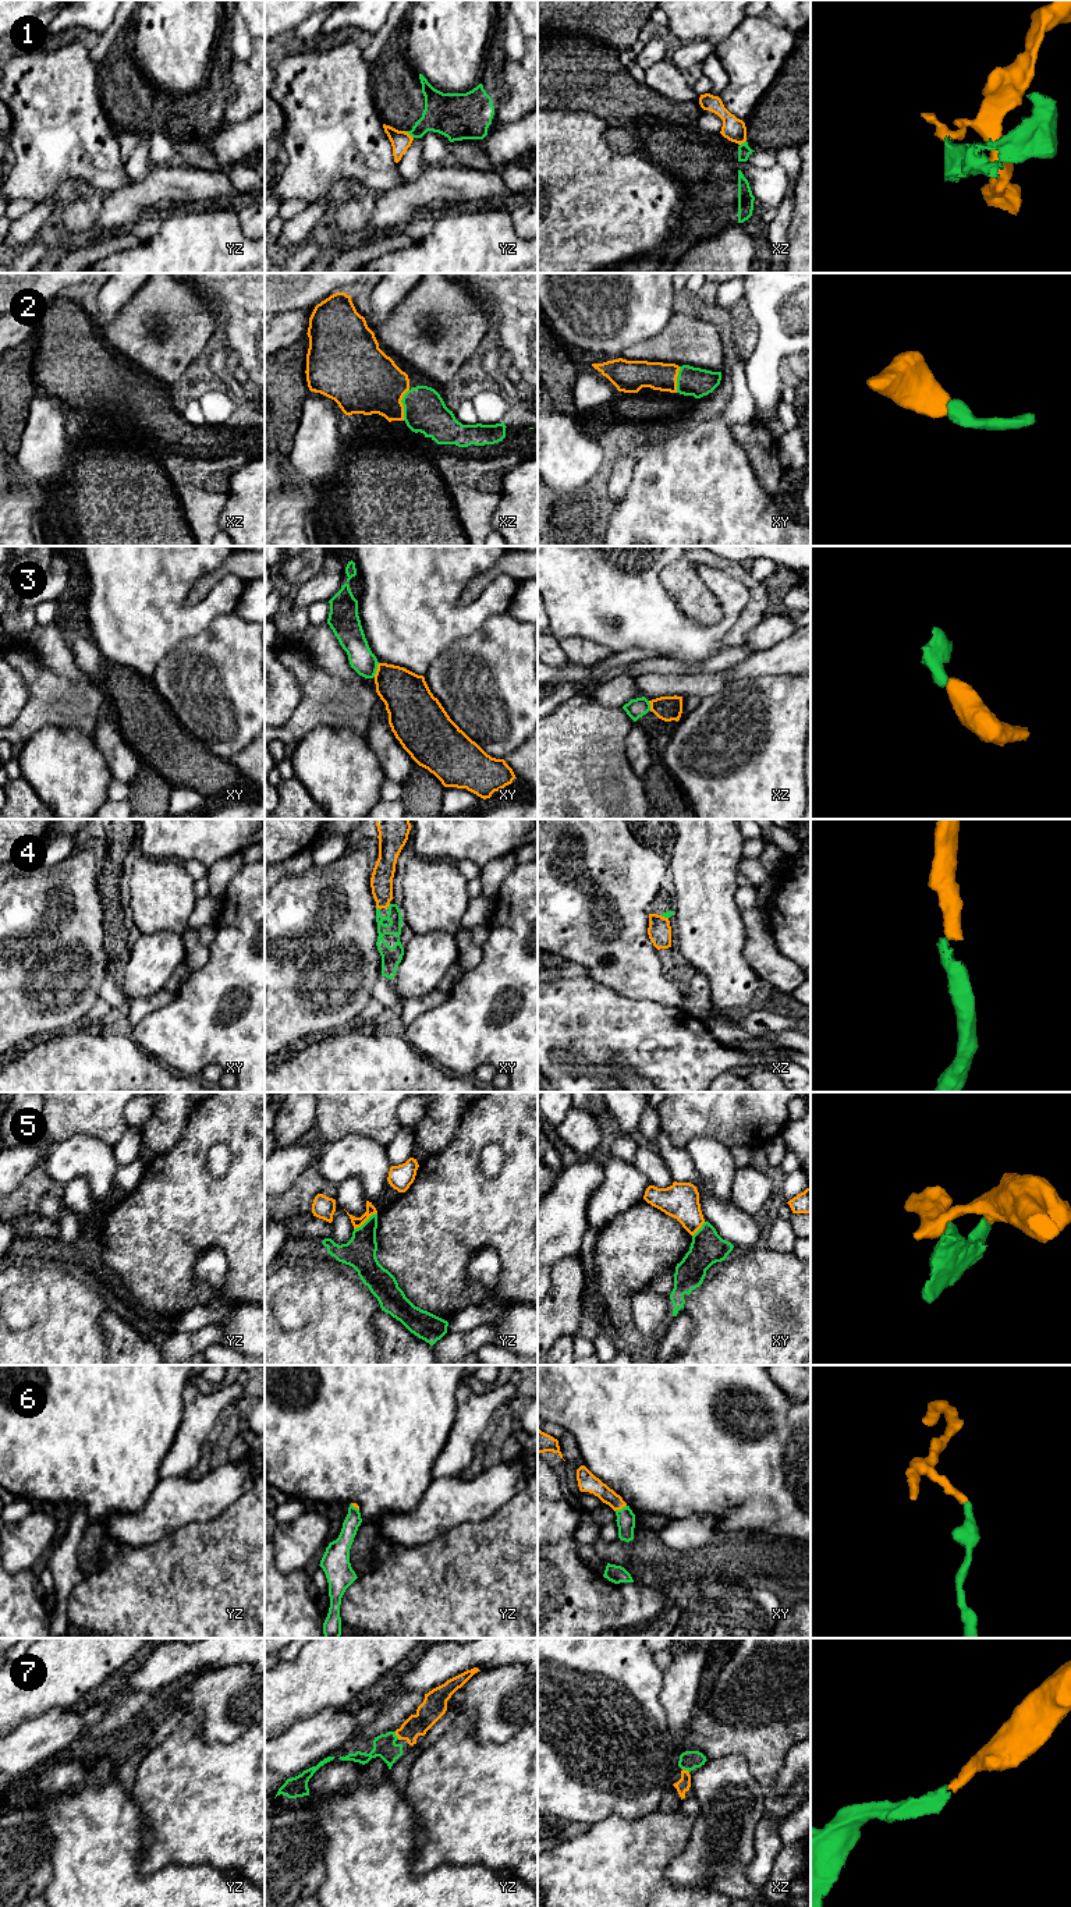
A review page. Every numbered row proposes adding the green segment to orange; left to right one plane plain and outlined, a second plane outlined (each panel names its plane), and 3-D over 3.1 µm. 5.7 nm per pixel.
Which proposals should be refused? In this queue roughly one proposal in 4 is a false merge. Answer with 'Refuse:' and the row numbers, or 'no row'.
Refuse: 1, 5

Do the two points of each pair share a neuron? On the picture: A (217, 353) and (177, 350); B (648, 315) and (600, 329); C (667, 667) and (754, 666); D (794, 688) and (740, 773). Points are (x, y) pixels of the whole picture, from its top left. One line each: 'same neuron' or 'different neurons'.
A: different neurons
B: same neuron
C: different neurons
D: same neuron

